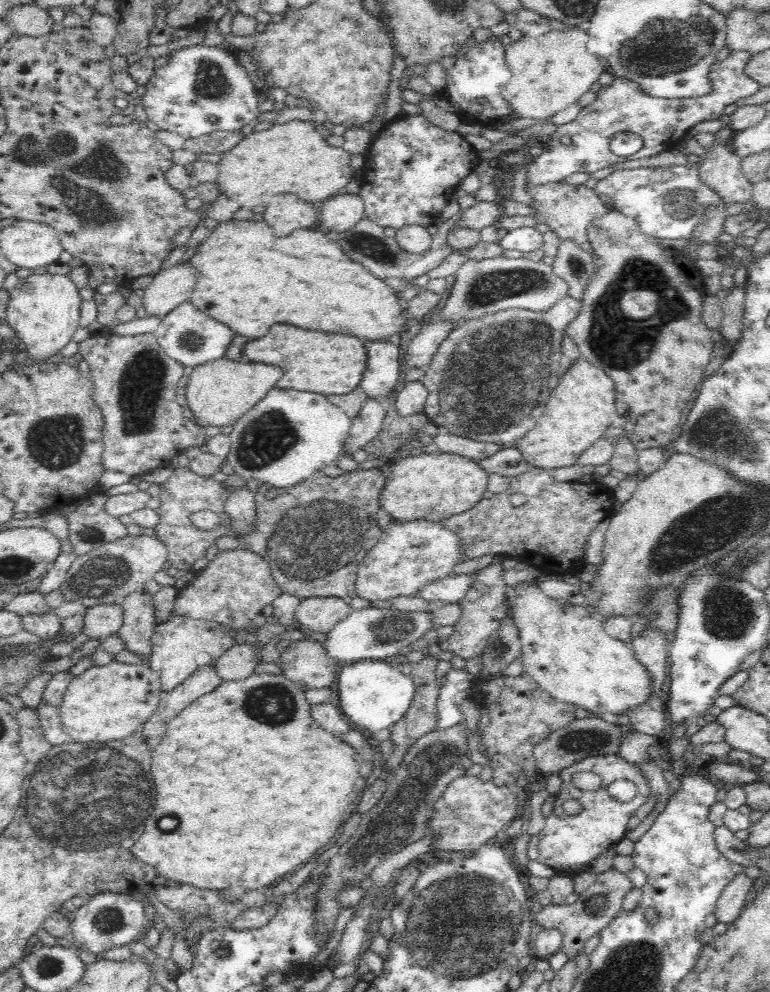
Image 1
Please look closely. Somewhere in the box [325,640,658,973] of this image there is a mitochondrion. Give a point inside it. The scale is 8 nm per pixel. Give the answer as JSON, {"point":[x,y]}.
{"point":[396,820]}

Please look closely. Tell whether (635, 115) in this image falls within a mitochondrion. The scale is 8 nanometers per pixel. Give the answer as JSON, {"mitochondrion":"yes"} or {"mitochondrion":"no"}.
{"mitochondrion":"yes"}

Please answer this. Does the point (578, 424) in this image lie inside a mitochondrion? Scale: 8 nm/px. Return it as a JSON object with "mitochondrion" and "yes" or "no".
{"mitochondrion":"no"}

